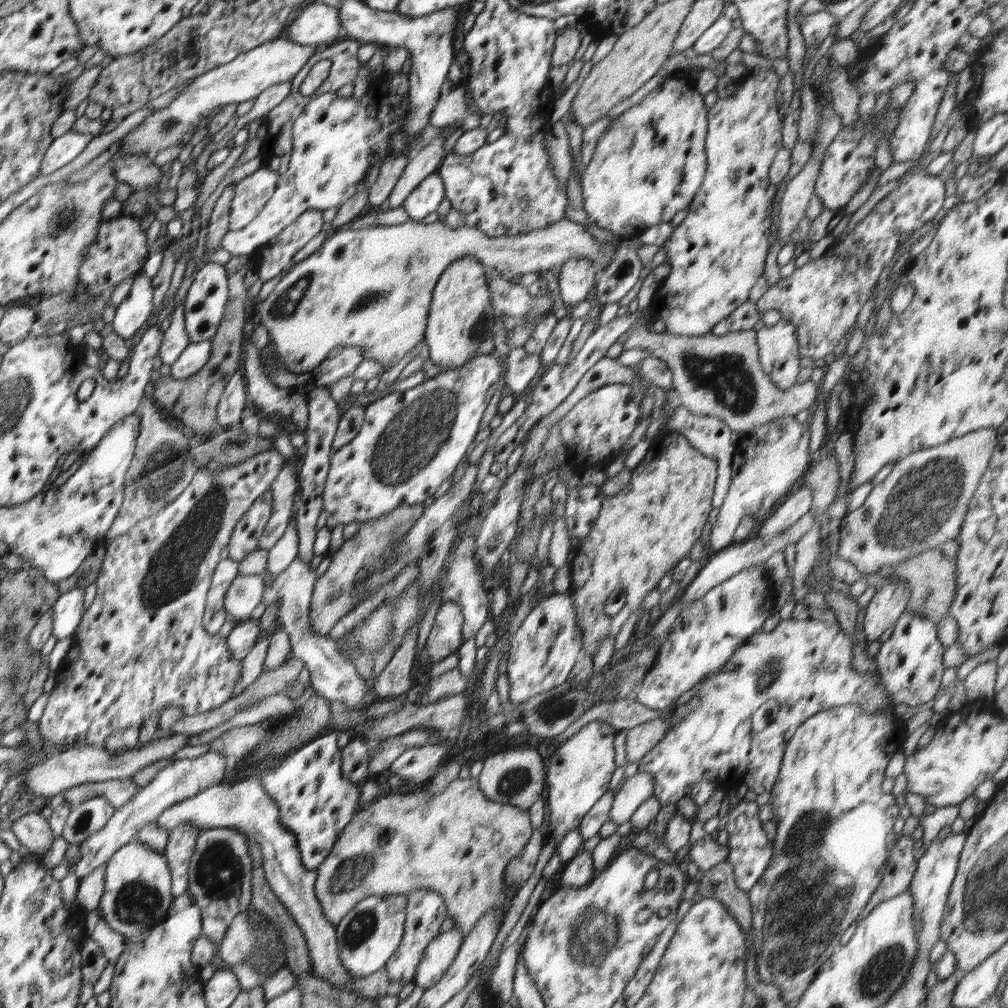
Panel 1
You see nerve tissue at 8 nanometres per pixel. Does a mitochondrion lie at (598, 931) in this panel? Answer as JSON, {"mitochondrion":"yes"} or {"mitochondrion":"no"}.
{"mitochondrion":"yes"}

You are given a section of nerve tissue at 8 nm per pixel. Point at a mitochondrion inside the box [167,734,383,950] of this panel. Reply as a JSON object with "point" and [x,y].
{"point":[218,872]}

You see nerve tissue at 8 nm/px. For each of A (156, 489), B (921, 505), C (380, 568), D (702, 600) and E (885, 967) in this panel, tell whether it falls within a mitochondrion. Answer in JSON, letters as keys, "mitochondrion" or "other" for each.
{"A":"mitochondrion","B":"mitochondrion","C":"mitochondrion","D":"other","E":"mitochondrion"}

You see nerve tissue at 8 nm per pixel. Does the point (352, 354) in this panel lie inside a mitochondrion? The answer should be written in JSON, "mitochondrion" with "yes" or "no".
{"mitochondrion":"no"}

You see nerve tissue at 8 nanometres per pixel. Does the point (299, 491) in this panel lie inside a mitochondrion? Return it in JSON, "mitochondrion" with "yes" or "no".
{"mitochondrion":"no"}

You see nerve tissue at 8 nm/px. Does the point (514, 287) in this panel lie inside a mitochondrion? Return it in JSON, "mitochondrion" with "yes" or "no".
{"mitochondrion":"no"}

